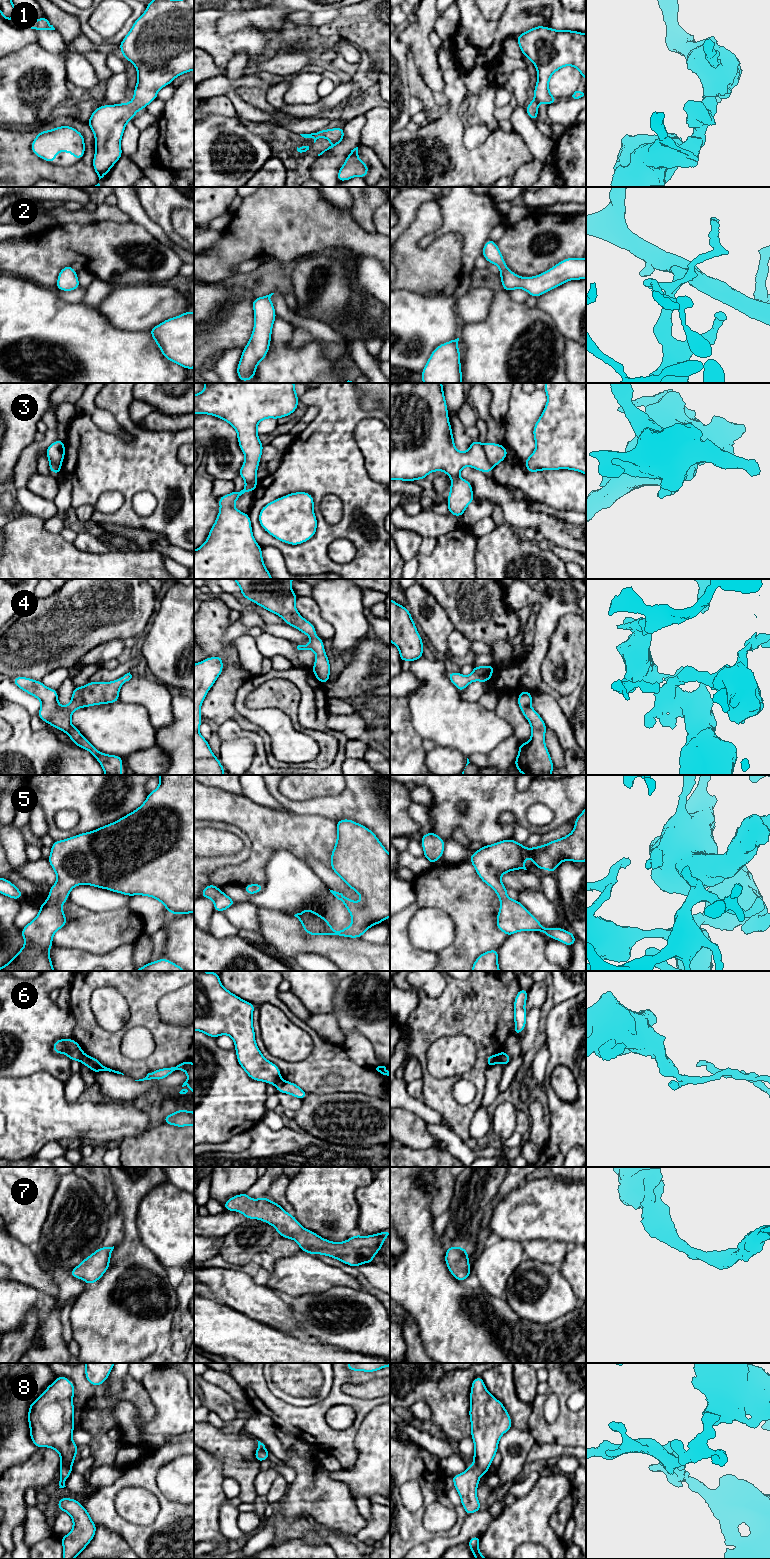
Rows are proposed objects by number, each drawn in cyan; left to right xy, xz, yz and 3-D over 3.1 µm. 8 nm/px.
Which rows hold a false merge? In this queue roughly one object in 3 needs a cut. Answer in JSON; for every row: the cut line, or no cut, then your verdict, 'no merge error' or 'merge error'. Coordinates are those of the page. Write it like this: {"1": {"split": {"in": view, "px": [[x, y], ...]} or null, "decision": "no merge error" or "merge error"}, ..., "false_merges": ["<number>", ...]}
{"1": {"split": null, "decision": "no merge error"}, "2": {"split": null, "decision": "no merge error"}, "3": {"split": {"in": "yz", "px": [[482, 445], [486, 459], [492, 467]]}, "decision": "merge error"}, "4": {"split": null, "decision": "no merge error"}, "5": {"split": null, "decision": "no merge error"}, "6": {"split": {"in": "yz", "px": [[504, 1052], [498, 1061]]}, "decision": "merge error"}, "7": {"split": null, "decision": "no merge error"}, "8": {"split": null, "decision": "no merge error"}, "false_merges": ["3", "6"]}

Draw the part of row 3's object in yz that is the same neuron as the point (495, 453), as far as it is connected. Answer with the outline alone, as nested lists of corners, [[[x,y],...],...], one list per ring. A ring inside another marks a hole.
[[[487,441],[485,444],[483,444],[483,448],[487,460],[492,467],[495,467],[497,464],[502,462],[508,454],[508,451],[502,444],[494,444]]]

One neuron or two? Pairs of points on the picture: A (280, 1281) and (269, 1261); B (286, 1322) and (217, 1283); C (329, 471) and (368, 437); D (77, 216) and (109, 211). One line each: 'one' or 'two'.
A: two
B: one
C: two
D: one

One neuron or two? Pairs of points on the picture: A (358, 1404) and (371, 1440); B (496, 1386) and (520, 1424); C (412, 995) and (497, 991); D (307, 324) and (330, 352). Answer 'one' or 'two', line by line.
A: two
B: one
C: two
D: two

